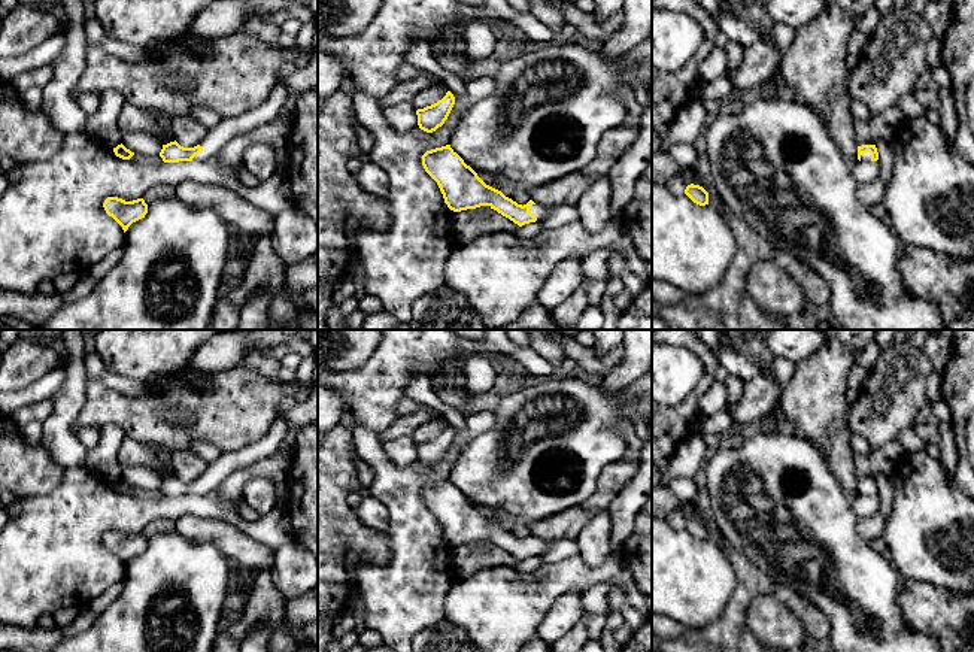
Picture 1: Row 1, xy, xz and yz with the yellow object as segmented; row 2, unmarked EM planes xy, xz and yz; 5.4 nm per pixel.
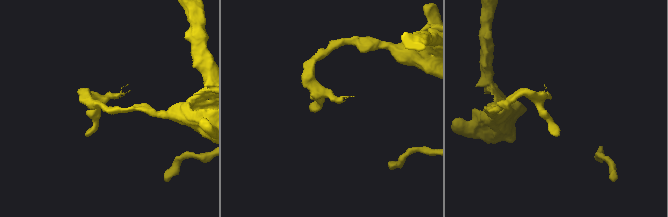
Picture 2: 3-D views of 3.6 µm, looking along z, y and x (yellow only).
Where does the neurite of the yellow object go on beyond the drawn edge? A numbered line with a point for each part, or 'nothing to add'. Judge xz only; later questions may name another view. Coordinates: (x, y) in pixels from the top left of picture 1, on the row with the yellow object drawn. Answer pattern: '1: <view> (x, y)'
1: xz (539, 211)

